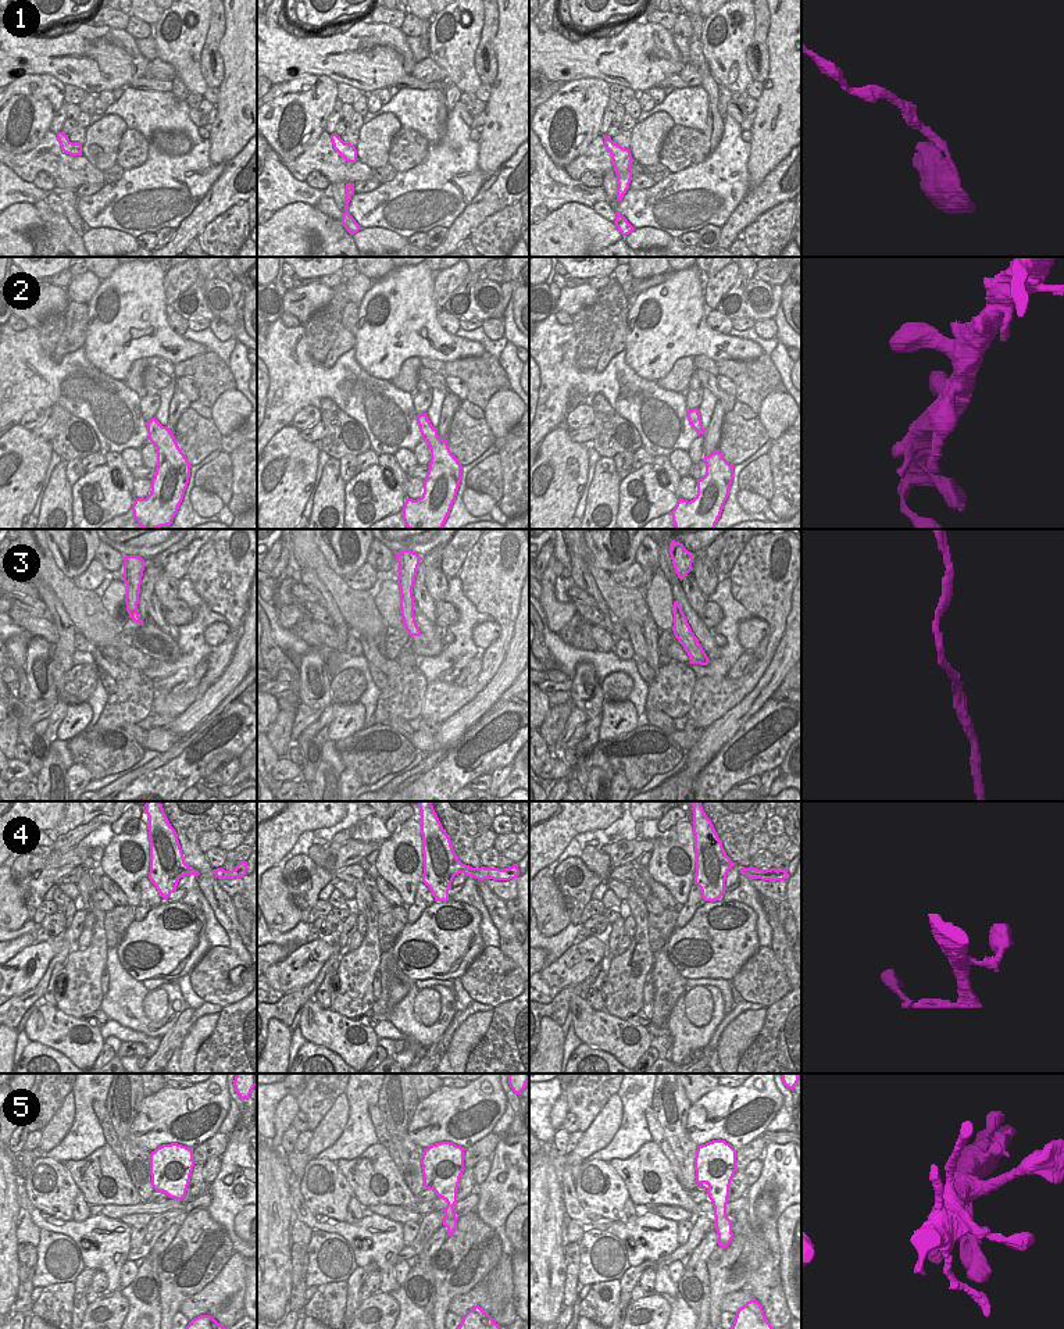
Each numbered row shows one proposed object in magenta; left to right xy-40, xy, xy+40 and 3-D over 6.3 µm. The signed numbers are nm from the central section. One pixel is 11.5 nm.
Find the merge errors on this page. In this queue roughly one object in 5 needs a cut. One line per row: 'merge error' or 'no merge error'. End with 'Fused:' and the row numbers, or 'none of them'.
1: no merge error
2: no merge error
3: no merge error
4: no merge error
5: no merge error
Fused: none of them

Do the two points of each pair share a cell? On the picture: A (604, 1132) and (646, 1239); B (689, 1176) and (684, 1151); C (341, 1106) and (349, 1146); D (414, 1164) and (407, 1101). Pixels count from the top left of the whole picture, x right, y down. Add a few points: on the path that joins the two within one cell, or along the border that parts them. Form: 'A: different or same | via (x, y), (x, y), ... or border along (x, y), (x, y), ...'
A: same | via (568, 1167), (572, 1208), (588, 1224), (609, 1225)
B: same | via (686, 1171), (685, 1157)
C: different | border along (345, 1093), (347, 1122), (343, 1132), (322, 1150)
D: same | via (407, 1149), (399, 1136), (399, 1117)

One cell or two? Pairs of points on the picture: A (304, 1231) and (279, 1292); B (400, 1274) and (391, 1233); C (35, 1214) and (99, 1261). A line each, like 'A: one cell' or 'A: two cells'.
A: two cells
B: two cells
C: one cell

